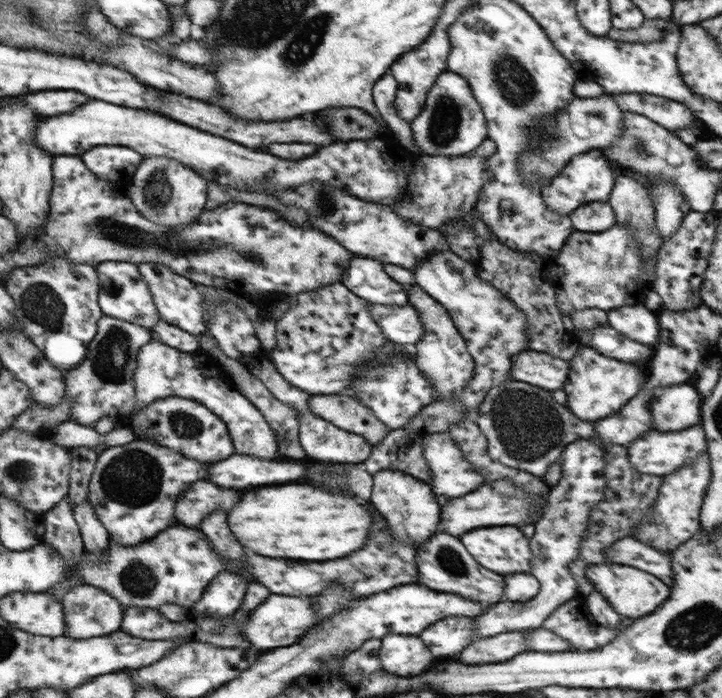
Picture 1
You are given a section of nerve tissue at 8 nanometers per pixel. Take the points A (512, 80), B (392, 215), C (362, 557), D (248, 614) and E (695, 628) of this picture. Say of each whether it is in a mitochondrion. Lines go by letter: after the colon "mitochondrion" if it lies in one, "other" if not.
A: mitochondrion
B: other
C: other
D: other
E: mitochondrion

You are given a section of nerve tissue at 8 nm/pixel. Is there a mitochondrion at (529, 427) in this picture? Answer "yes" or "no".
yes

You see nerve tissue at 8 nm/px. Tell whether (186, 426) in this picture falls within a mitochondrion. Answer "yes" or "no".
yes

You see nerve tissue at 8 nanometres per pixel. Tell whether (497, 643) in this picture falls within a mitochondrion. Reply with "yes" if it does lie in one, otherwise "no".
no

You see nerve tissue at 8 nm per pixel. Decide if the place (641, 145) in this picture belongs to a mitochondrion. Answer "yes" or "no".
yes

